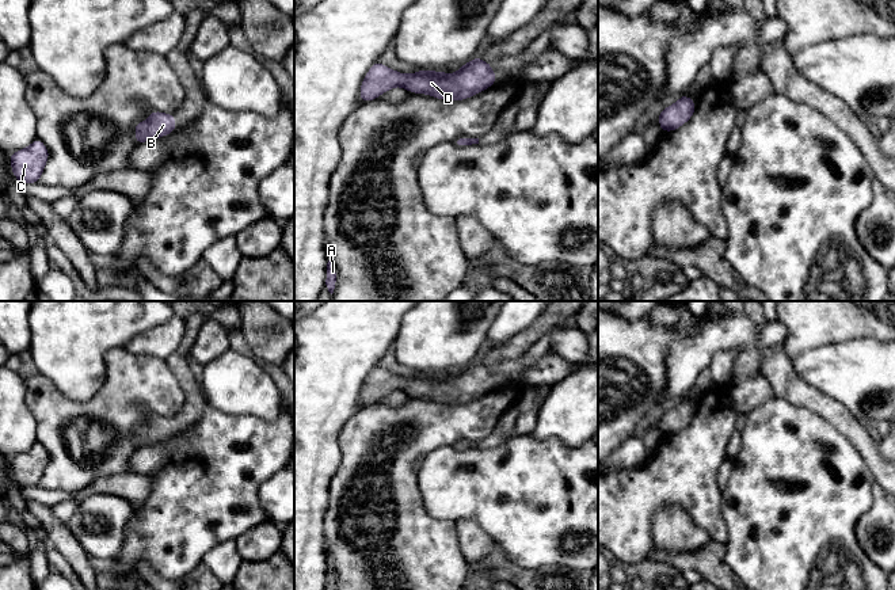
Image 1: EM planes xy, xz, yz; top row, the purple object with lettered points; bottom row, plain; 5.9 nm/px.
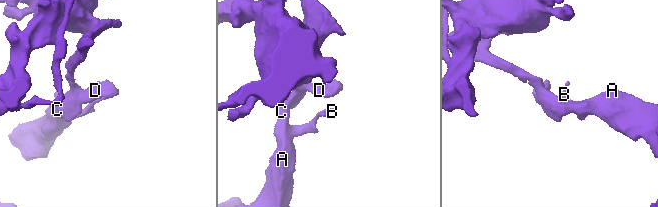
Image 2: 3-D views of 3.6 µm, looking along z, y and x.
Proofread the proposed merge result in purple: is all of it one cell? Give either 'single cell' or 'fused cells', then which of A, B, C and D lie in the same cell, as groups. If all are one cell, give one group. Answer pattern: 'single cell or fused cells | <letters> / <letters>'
single cell | A B C D

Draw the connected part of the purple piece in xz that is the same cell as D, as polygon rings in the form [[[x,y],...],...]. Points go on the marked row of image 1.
[[[479,56],[461,65],[456,73],[418,71],[412,75],[404,75],[377,61],[362,81],[359,99],[363,102],[374,100],[393,87],[403,87],[410,92],[426,94],[438,99],[462,100],[487,90],[495,81],[496,76],[491,64]]]

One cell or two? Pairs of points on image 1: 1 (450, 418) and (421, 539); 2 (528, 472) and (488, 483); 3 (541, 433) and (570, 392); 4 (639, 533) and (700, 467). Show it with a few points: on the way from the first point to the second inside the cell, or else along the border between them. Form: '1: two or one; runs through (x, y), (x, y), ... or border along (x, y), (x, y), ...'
1: one; runs through (419, 444), (404, 459), (404, 507)
2: one; runs through (518, 482), (498, 483)
3: one; runs through (551, 423), (570, 402)
4: one; runs through (642, 514), (681, 475)

